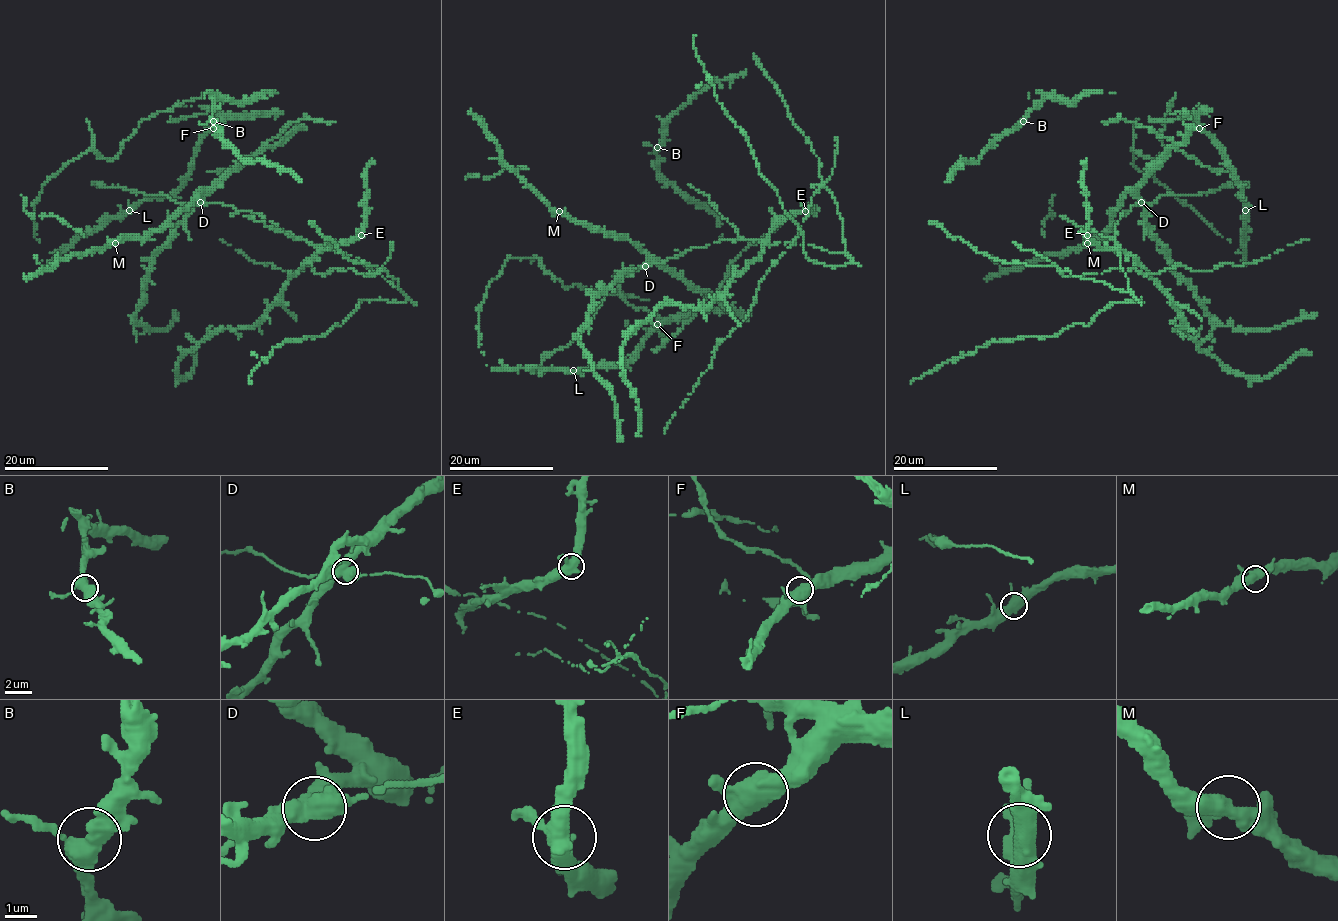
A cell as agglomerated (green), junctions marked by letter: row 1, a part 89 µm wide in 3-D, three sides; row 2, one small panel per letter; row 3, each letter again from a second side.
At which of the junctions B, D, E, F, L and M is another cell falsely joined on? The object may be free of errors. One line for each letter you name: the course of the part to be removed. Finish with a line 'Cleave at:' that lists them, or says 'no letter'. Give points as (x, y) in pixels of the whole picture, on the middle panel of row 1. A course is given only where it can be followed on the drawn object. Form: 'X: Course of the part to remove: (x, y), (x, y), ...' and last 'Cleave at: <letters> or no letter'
D: Course of the part to remove: (644, 266), (721, 239), (842, 253), (835, 200), (822, 185), (812, 197), (791, 245), (664, 433)
Cleave at: D

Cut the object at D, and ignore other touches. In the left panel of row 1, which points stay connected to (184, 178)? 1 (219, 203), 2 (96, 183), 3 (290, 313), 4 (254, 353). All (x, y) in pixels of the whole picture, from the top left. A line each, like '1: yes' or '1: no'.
1: no
2: no
3: yes
4: no

